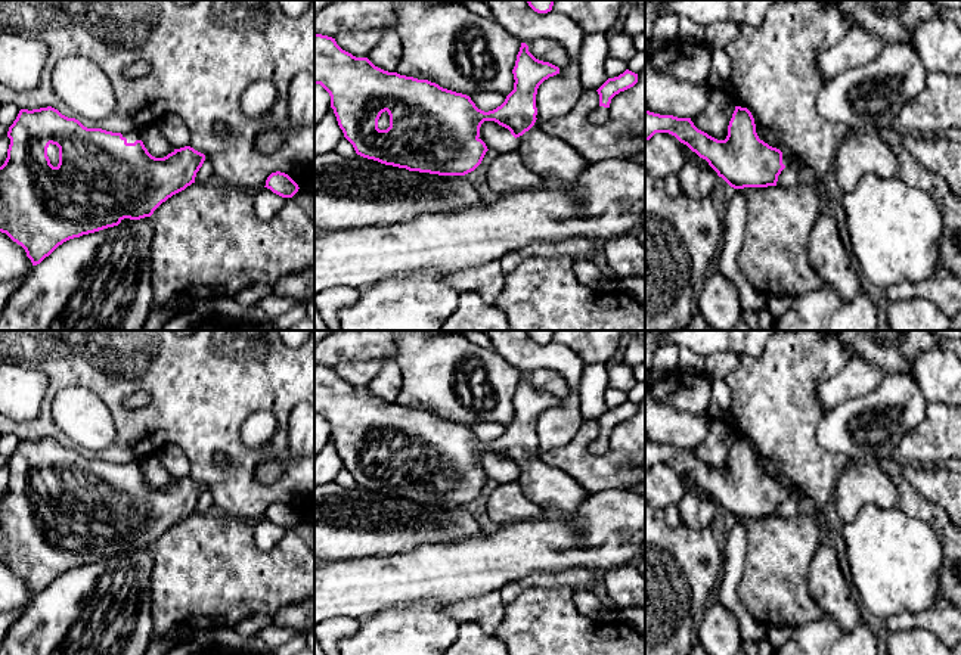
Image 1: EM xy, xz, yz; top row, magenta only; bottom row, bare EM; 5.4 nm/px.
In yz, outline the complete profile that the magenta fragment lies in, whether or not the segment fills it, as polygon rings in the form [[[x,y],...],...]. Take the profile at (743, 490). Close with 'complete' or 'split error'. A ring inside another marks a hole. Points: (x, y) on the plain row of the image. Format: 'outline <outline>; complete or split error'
outline [[[735,437],[725,471],[698,460],[691,448],[645,441],[645,472],[655,463],[675,466],[734,519],[776,516],[785,497],[807,499],[794,482],[781,482],[760,471],[751,443],[741,437]]]; split error

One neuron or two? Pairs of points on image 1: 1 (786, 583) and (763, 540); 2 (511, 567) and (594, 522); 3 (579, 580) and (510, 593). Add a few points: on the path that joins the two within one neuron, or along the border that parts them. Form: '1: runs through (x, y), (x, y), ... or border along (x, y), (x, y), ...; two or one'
1: runs through (777, 573), (777, 553), (774, 550); one
2: runs through (541, 555), (600, 550); one
3: runs through (561, 580), (527, 581); one

